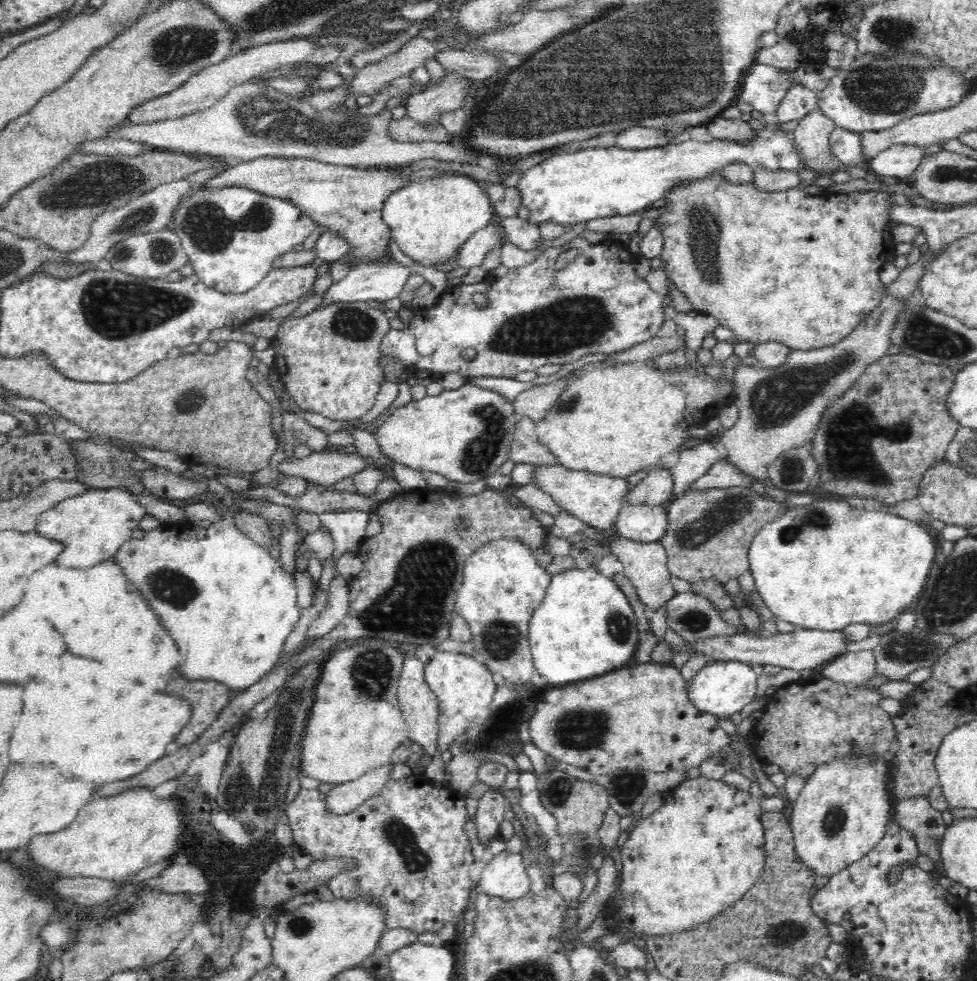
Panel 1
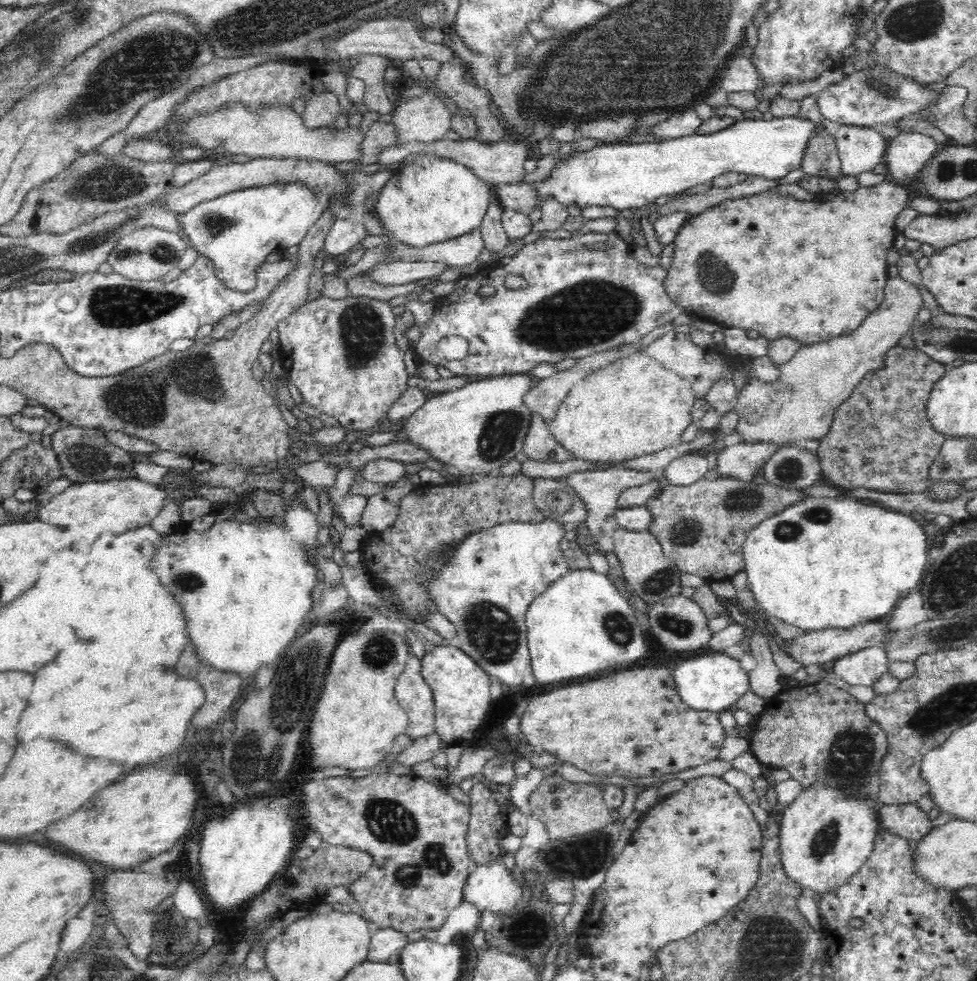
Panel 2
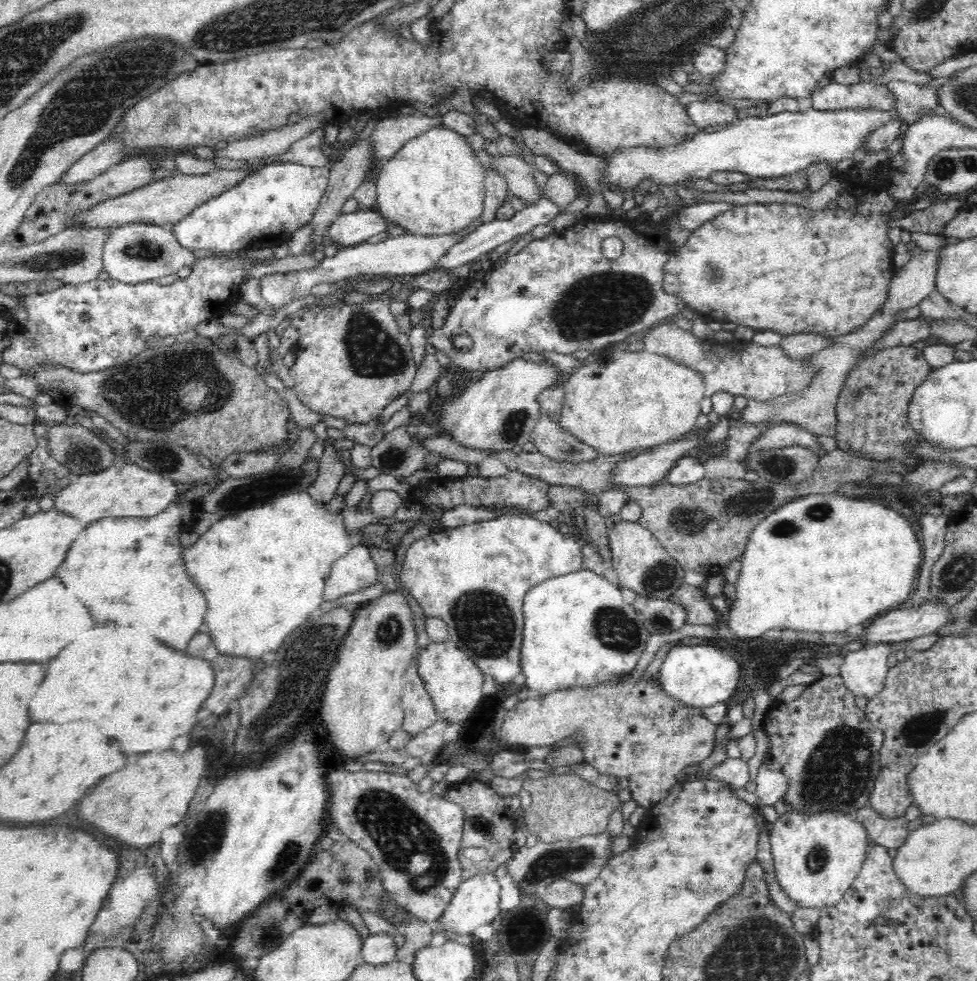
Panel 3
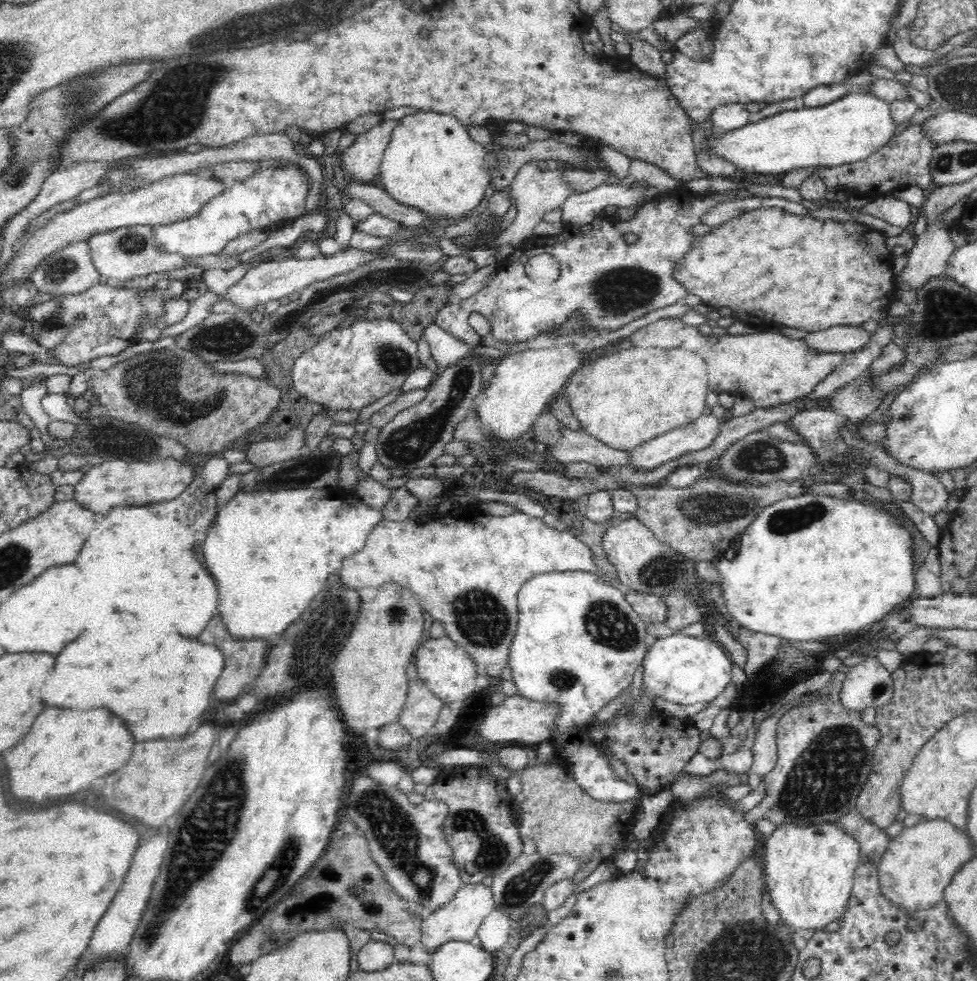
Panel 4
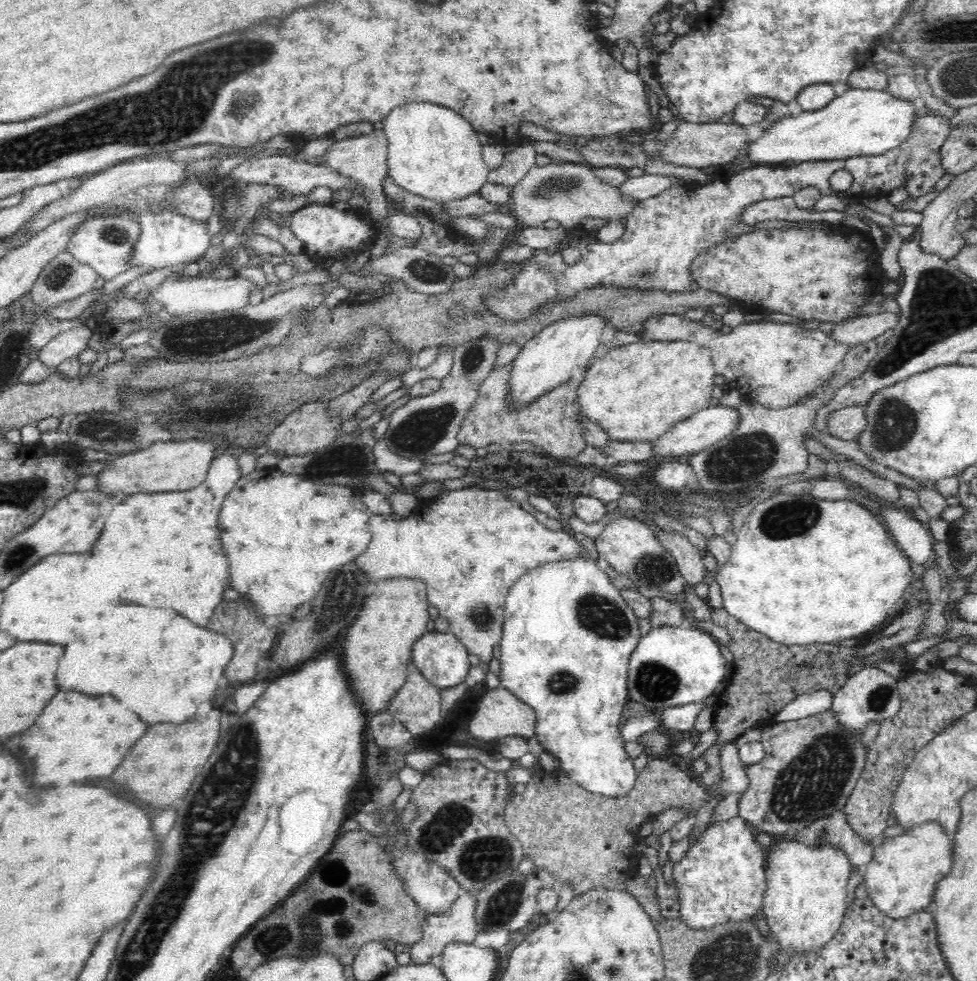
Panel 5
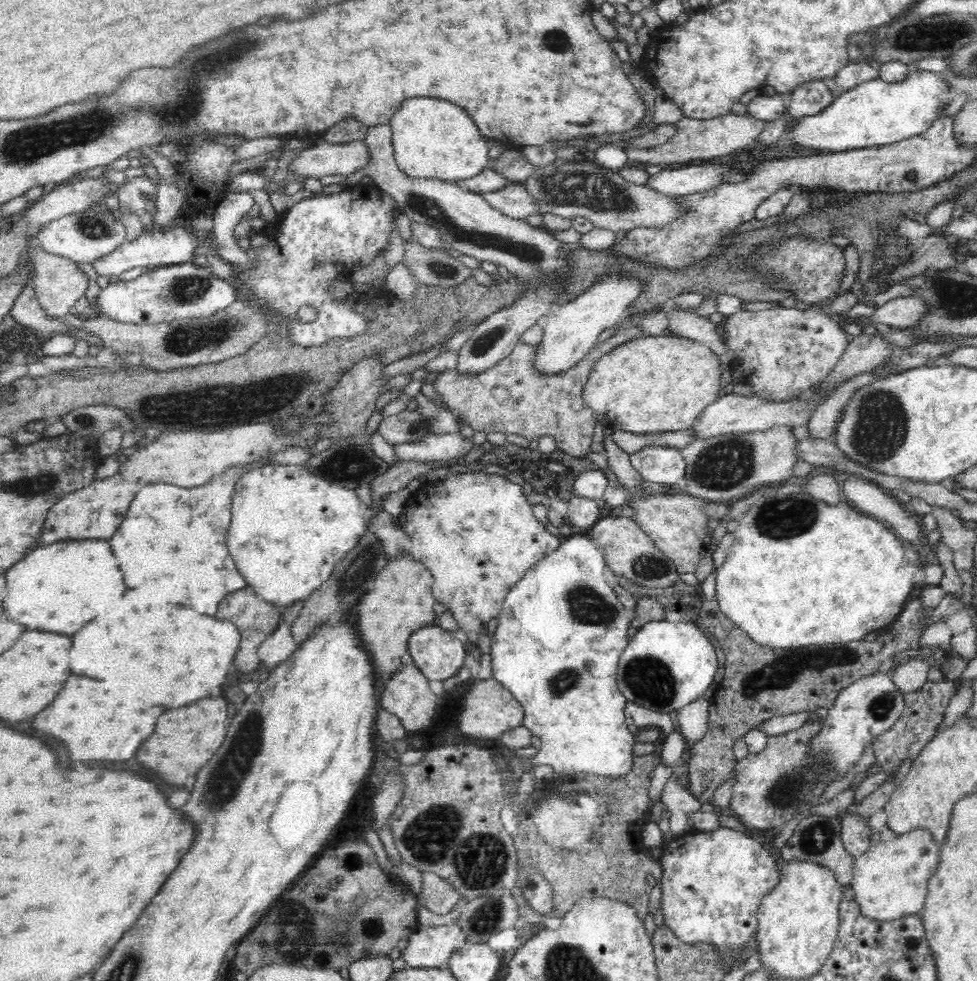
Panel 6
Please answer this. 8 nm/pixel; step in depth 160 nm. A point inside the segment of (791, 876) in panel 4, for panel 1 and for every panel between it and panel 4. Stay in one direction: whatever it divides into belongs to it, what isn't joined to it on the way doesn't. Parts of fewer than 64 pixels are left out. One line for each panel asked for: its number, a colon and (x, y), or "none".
1: (843, 810)
2: (825, 836)
3: (816, 855)

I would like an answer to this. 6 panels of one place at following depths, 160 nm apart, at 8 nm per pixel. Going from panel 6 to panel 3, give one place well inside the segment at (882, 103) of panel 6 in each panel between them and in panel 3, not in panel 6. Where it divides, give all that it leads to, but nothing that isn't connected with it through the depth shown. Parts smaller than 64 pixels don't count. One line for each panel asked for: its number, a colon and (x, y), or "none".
3: (767, 146)
4: (848, 130)
5: (861, 122)

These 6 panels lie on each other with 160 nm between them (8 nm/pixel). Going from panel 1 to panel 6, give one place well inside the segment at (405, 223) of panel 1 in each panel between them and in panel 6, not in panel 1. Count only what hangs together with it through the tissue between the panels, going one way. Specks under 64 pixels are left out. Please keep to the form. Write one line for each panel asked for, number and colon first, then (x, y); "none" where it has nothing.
2: (432, 199)
3: (434, 185)
4: (432, 164)
5: (433, 152)
6: (433, 139)

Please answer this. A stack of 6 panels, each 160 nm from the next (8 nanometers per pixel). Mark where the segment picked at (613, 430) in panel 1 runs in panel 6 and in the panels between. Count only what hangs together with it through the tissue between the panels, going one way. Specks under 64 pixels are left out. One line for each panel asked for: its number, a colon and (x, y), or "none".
2: (631, 407)
3: (629, 401)
4: (624, 398)
5: (636, 392)
6: (655, 384)

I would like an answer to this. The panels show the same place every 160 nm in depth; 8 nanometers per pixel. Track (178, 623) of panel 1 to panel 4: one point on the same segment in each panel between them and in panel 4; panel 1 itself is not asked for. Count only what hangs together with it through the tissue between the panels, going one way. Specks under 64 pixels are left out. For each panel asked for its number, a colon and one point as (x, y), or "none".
2: (245, 586)
3: (262, 570)
4: (272, 551)

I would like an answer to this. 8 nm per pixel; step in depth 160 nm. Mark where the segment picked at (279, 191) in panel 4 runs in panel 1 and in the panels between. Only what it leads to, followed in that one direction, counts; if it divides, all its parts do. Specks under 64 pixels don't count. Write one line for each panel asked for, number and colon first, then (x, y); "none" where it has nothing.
1: (232, 236)
2: (239, 231)
3: (265, 209)

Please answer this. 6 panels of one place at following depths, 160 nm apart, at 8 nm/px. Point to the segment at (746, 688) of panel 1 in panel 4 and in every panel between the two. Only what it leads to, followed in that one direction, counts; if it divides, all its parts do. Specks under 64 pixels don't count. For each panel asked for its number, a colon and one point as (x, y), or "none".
2: (714, 682)
3: (701, 675)
4: (684, 669)

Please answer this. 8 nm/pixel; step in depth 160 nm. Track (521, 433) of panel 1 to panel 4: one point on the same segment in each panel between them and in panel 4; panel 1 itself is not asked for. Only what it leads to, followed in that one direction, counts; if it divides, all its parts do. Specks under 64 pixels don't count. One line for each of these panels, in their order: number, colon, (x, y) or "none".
2: (539, 445)
3: (555, 443)
4: (574, 446)

